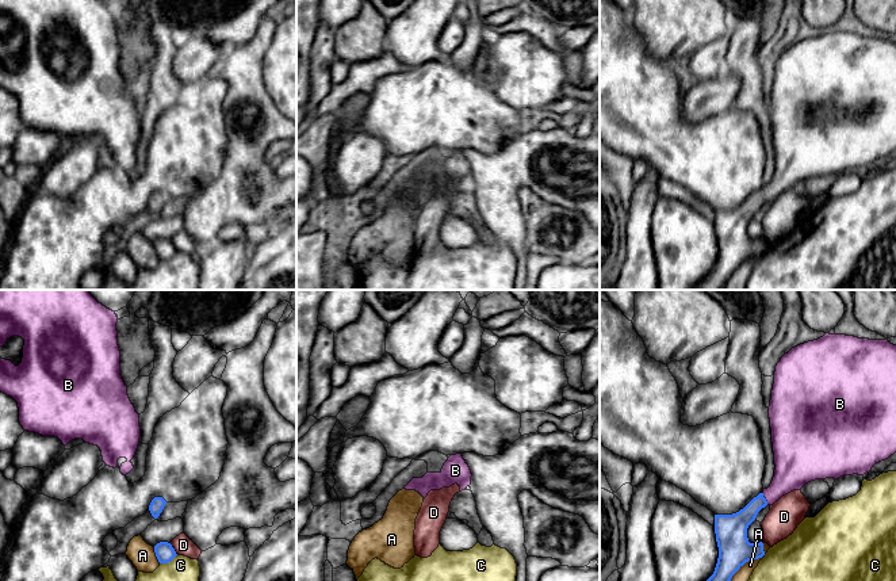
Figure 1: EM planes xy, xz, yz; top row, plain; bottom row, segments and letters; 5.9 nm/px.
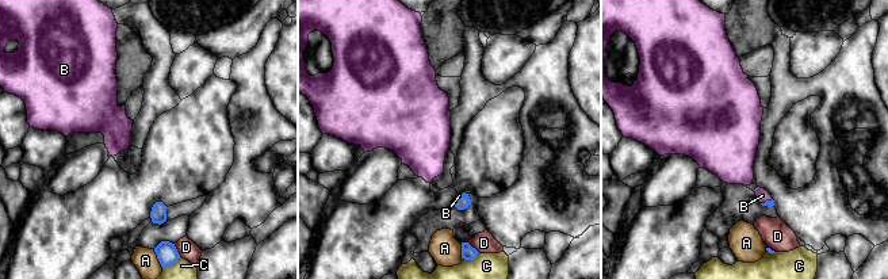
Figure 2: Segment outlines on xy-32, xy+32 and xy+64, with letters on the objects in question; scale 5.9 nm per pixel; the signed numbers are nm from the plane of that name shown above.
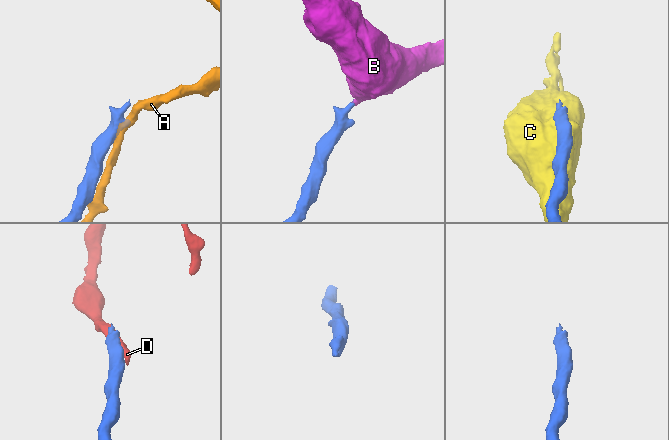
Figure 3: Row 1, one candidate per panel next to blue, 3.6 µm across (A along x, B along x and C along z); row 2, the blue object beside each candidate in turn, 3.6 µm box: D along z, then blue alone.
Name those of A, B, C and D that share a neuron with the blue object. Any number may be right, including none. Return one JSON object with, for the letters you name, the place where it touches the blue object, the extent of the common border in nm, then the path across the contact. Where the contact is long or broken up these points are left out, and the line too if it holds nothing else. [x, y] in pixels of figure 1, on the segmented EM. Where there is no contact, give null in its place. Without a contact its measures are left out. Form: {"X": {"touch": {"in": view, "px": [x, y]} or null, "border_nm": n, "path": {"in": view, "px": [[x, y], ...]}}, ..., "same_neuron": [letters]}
{"B": {"touch": {"in": "yz", "px": [765, 499]}, "border_nm": 90, "path": {"in": "yz", "px": [[734, 527], [765, 499], [793, 467]]}}, "same_neuron": ["B"]}

